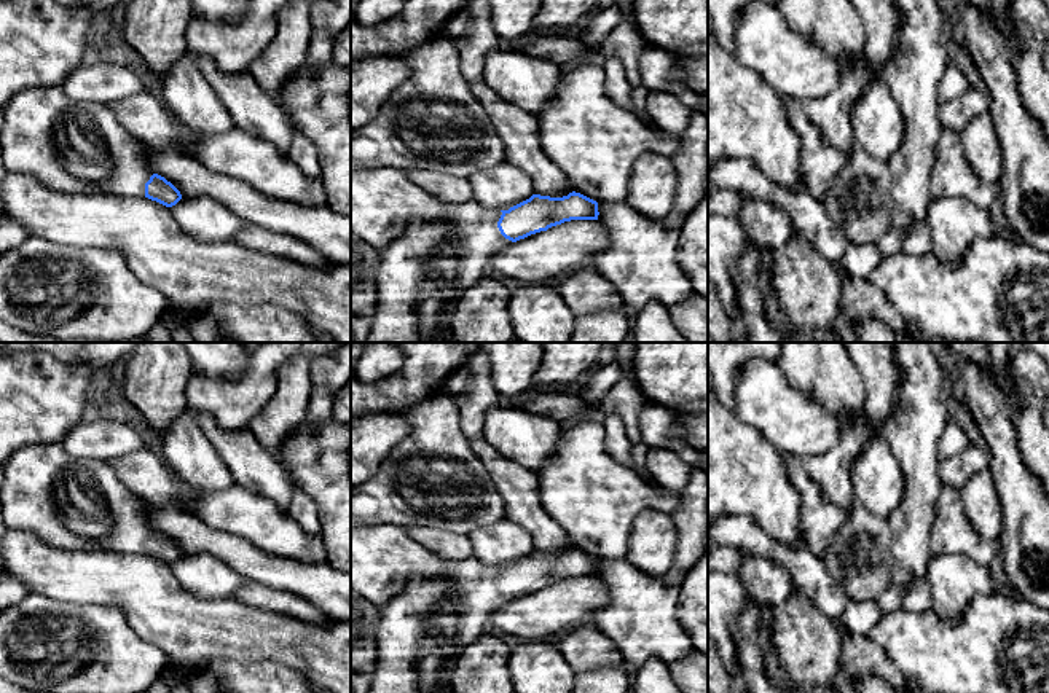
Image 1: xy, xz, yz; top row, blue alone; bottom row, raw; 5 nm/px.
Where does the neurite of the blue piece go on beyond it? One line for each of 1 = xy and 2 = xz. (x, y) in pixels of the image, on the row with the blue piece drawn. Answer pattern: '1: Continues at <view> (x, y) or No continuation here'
1: Continues at xy (75, 147)
2: Continues at xz (420, 277)

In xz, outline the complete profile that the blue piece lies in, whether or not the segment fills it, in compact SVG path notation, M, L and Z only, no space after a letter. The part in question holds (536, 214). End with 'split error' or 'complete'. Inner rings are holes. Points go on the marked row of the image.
M576 191L563 198L532 194L509 210L480 207L473 199L445 206L450 210L446 220L411 220L392 244L378 250L376 307L367 343L453 343L454 304L466 290L488 276L488 261L496 253L520 239L547 231L564 221L598 220L599 215L598 202Z; split error

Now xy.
M57 86L29 88L14 94L2 113L0 151L6 172L32 175L64 194L148 198L166 207L182 199L171 182L153 172L143 143L100 102L75 100Z; split error

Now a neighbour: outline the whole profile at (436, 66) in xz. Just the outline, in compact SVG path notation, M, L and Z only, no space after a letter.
M438 37L392 57L402 57L410 75L394 89L379 115L351 134L351 172L399 167L469 177L505 159L494 126L461 75L461 54L453 40Z

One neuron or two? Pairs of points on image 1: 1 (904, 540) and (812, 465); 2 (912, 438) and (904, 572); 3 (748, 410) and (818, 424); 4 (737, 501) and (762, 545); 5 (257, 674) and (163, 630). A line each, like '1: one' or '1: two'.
1: two
2: one
3: one
4: two
5: two

